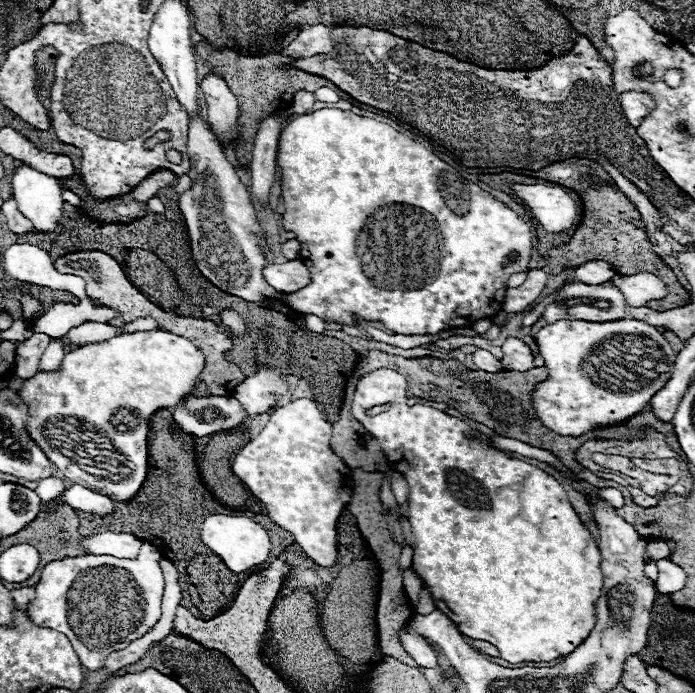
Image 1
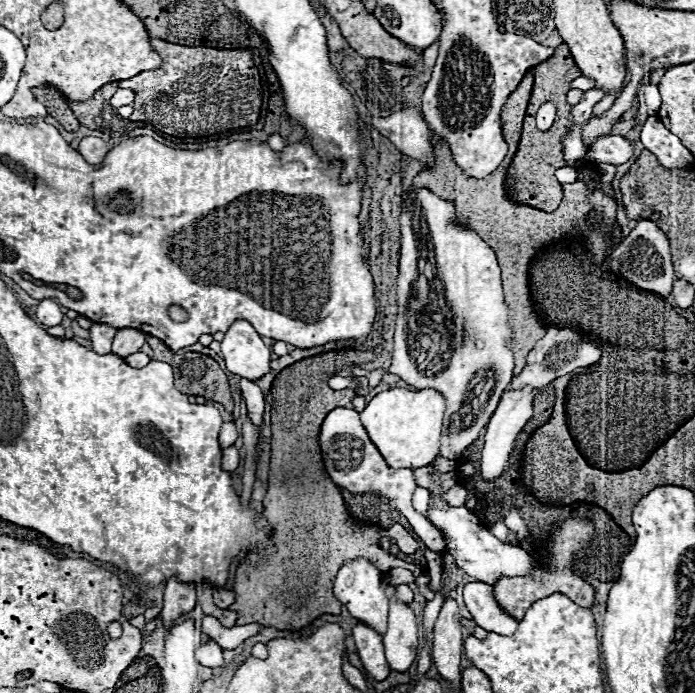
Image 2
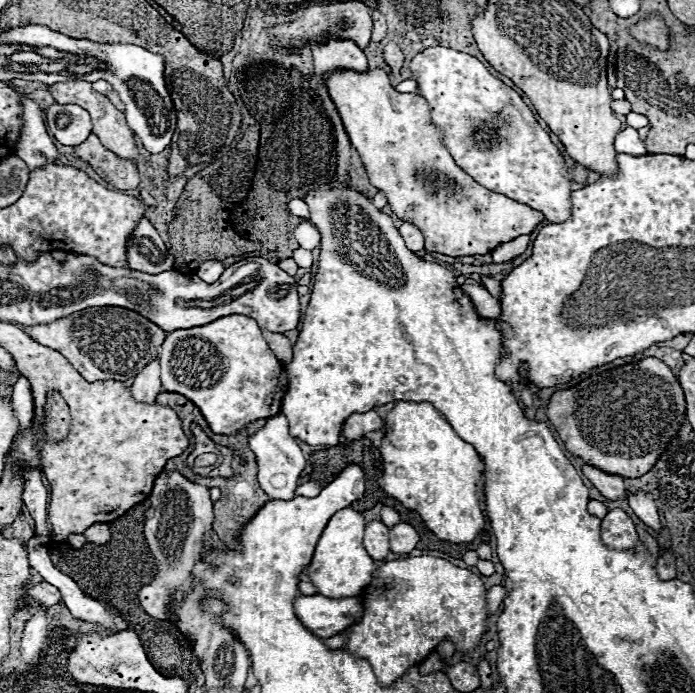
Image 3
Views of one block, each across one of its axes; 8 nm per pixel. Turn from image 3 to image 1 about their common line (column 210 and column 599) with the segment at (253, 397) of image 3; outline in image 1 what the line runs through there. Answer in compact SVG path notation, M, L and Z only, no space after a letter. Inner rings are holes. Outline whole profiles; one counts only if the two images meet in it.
M622 318L614 322L558 320L554 324L546 324L536 334L536 344L544 358L544 366L548 368L548 378L532 390L532 408L546 428L560 436L574 438L596 428L618 426L642 412L650 398L670 380L676 360L676 352L664 334L658 332L656 326L636 318Z

